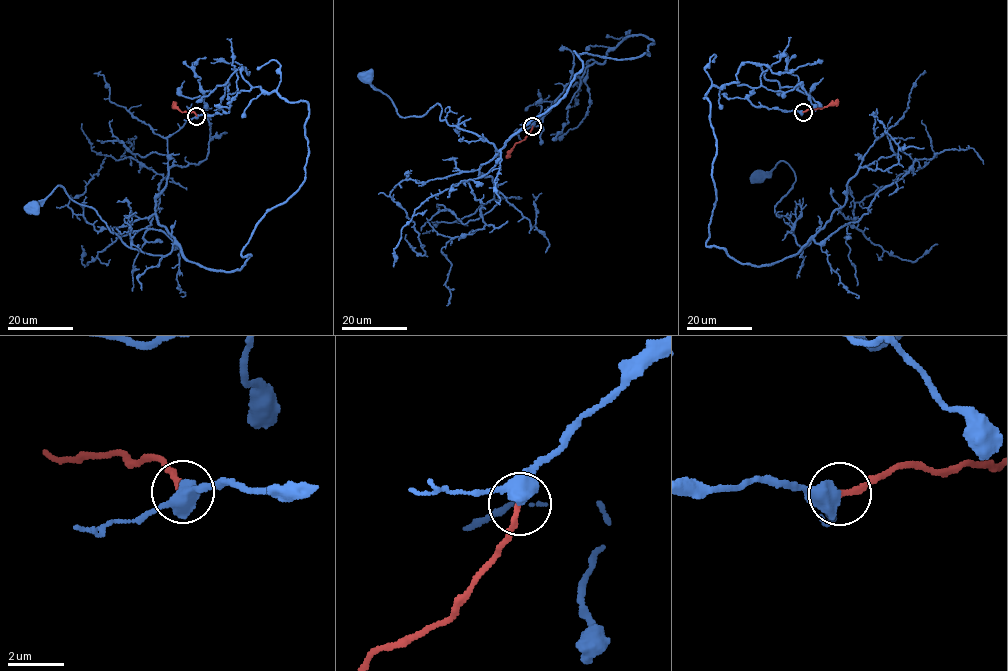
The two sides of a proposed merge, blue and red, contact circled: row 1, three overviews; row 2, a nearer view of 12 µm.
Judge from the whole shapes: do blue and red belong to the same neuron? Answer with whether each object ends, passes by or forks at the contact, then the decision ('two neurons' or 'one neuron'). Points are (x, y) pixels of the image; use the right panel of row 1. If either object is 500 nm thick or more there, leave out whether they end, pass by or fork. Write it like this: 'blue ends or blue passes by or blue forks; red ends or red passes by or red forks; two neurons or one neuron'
blue passes by; red ends; one neuron

